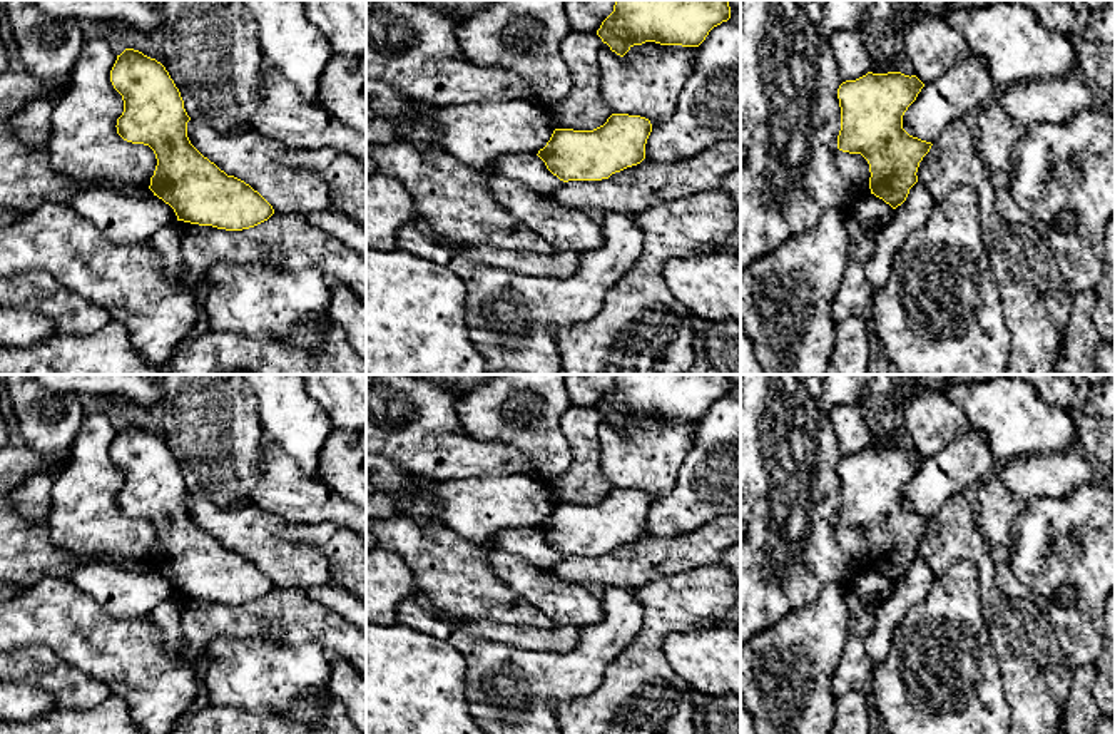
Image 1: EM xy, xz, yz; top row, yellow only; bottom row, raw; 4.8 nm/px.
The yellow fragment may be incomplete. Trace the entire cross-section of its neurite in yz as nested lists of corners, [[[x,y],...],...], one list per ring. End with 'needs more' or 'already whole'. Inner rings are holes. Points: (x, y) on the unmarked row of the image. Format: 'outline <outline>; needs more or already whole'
outline [[[868,446],[838,463],[838,523],[868,535],[871,568],[893,584],[906,575],[918,557],[919,537],[933,520],[903,503],[903,490],[923,461],[916,450]]]; already whole

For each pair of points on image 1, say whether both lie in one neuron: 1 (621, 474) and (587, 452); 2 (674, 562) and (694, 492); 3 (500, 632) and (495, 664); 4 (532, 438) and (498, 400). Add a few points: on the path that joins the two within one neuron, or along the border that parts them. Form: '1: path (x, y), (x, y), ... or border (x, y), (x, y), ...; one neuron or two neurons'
1: border (600, 422), (600, 468), (616, 487); two neurons
2: border (719, 517), (674, 535), (646, 534); two neurons
3: border (462, 629), (537, 651); two neurons
4: path (519, 428), (505, 425), (498, 413); one neuron

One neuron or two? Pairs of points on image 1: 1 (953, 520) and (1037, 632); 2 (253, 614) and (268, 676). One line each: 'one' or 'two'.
1: one
2: two

